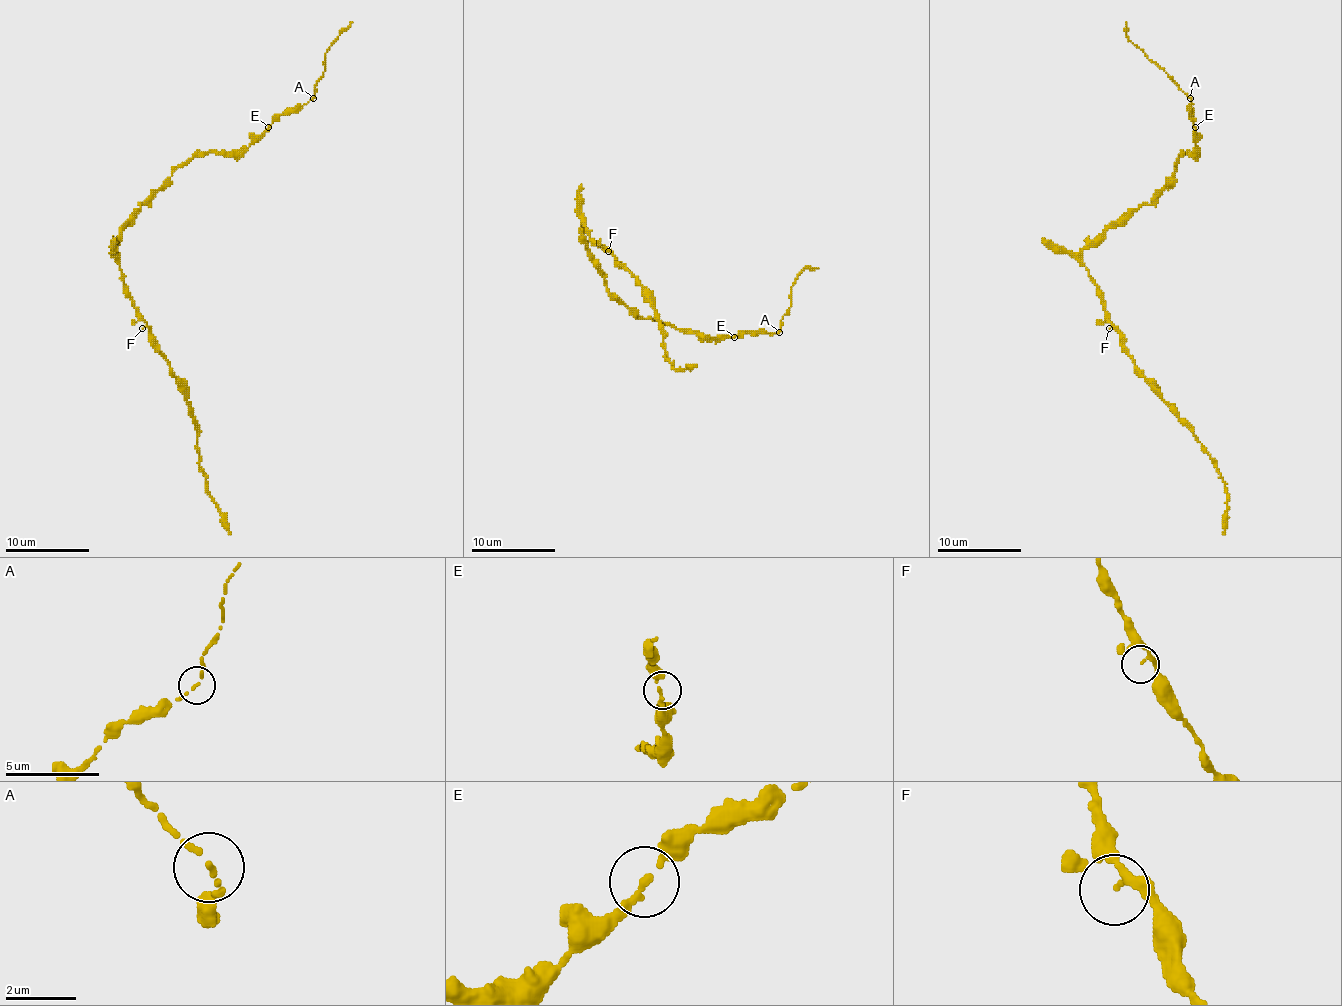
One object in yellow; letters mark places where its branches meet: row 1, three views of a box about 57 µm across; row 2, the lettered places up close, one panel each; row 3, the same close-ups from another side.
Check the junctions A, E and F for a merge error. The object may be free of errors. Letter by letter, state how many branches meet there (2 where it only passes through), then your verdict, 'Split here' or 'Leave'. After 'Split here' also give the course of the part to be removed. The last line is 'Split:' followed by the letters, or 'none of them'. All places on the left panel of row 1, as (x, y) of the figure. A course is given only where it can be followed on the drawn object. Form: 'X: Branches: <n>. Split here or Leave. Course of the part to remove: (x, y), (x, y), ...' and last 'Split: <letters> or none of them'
A: Branches: 2. Split here. Course of the part to remove: (312, 98), (314, 85), (325, 70), (329, 47), (352, 22)
E: Branches: 2. Leave
F: Branches: 2. Leave
Split: A

